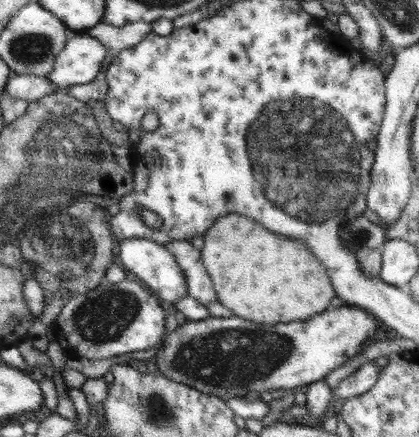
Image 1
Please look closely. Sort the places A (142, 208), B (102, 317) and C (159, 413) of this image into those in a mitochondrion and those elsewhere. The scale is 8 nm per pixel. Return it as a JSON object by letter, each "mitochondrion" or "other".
{"A":"other","B":"mitochondrion","C":"mitochondrion"}

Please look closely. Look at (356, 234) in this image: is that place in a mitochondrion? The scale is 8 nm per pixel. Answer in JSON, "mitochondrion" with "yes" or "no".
{"mitochondrion":"yes"}

